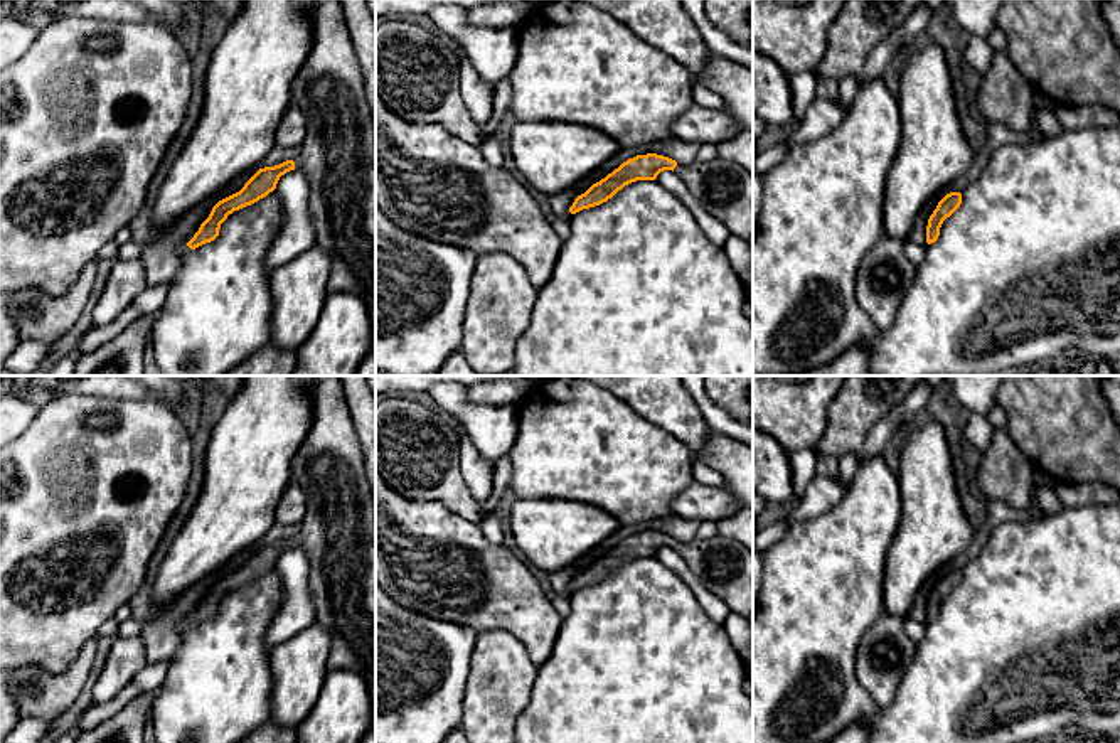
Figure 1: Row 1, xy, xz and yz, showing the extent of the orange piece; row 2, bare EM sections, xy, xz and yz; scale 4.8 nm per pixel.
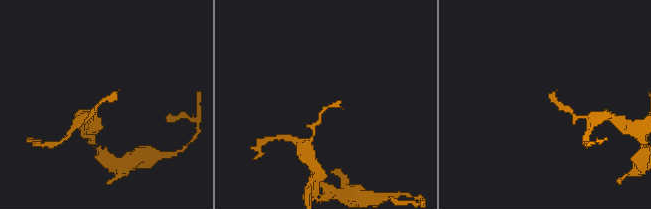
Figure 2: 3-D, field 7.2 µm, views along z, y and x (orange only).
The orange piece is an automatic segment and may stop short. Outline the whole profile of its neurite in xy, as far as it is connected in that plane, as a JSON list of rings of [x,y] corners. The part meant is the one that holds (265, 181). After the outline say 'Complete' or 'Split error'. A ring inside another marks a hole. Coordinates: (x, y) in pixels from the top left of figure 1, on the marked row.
[[[313,0],[312,29],[312,49],[290,96],[307,118],[300,155],[259,168],[239,192],[219,200],[187,246],[214,241],[229,214],[266,197],[286,172],[300,170],[310,185],[317,246],[330,259],[327,295],[354,293],[365,303],[376,349],[376,131],[340,2]]]. Split error

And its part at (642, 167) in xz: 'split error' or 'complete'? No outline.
split error

